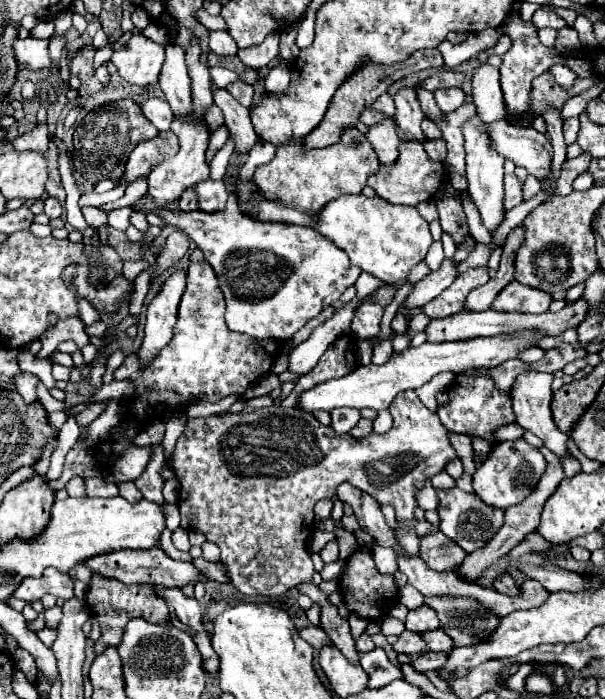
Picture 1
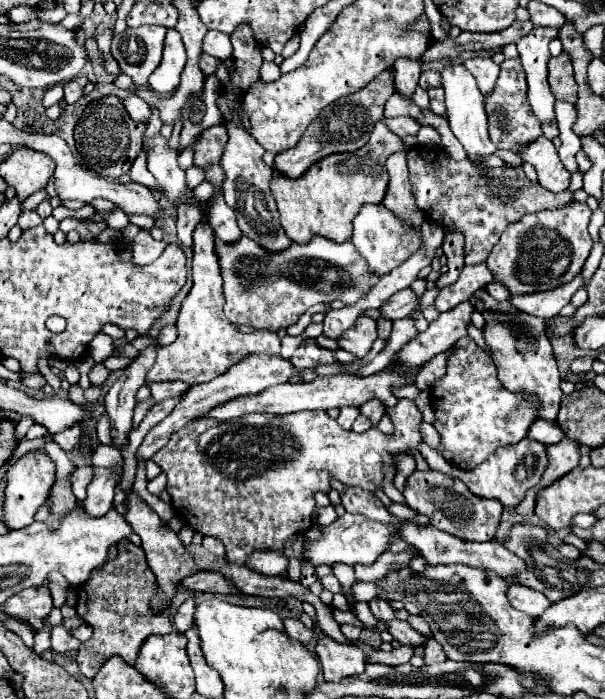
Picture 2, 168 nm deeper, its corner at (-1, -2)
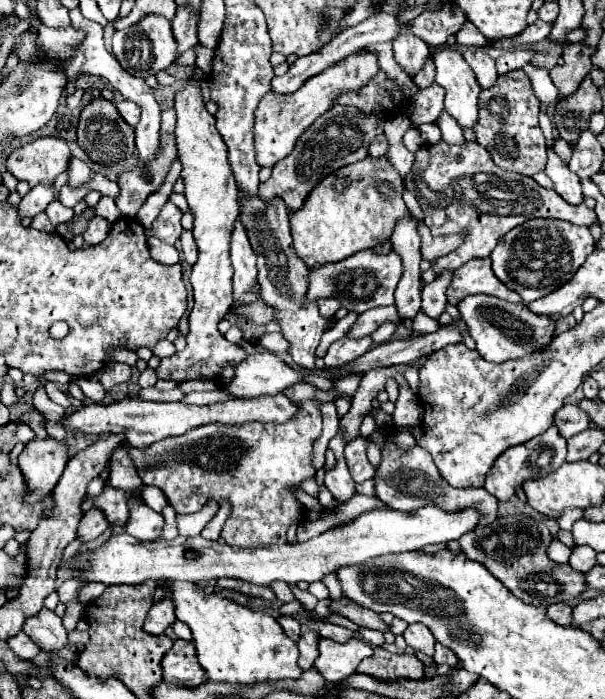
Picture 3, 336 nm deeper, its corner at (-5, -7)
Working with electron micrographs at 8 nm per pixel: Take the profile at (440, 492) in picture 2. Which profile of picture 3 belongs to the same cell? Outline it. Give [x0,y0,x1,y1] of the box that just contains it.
[374,425,498,527]

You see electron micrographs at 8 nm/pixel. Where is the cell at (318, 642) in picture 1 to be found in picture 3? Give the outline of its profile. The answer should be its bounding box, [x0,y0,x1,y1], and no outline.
[278,617,300,641]

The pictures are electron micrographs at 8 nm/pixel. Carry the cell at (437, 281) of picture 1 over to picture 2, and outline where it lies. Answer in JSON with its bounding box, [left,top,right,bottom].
[382,288,418,320]

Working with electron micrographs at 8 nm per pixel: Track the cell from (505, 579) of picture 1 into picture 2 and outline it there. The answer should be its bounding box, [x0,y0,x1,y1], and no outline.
[508,584,550,616]

